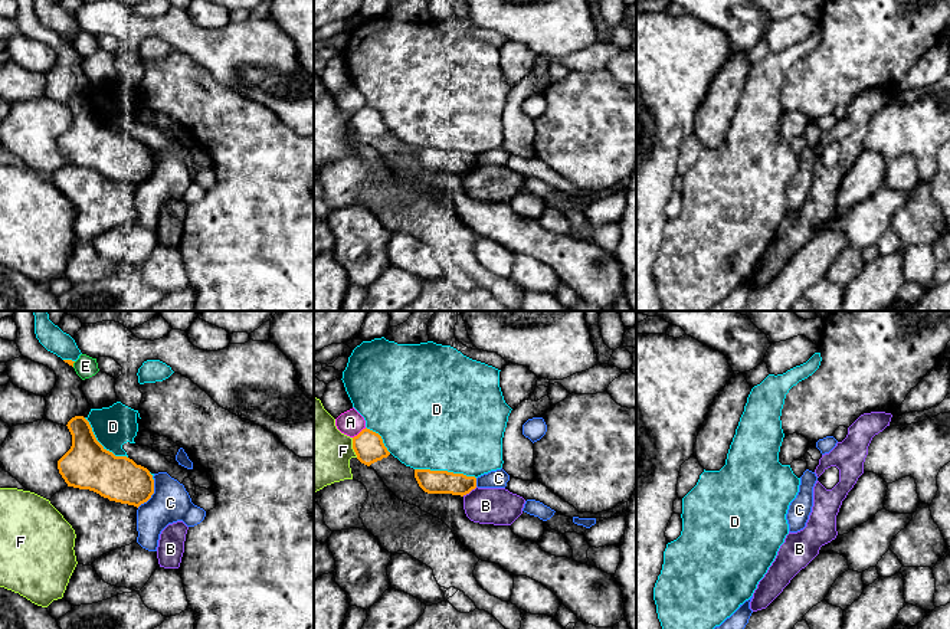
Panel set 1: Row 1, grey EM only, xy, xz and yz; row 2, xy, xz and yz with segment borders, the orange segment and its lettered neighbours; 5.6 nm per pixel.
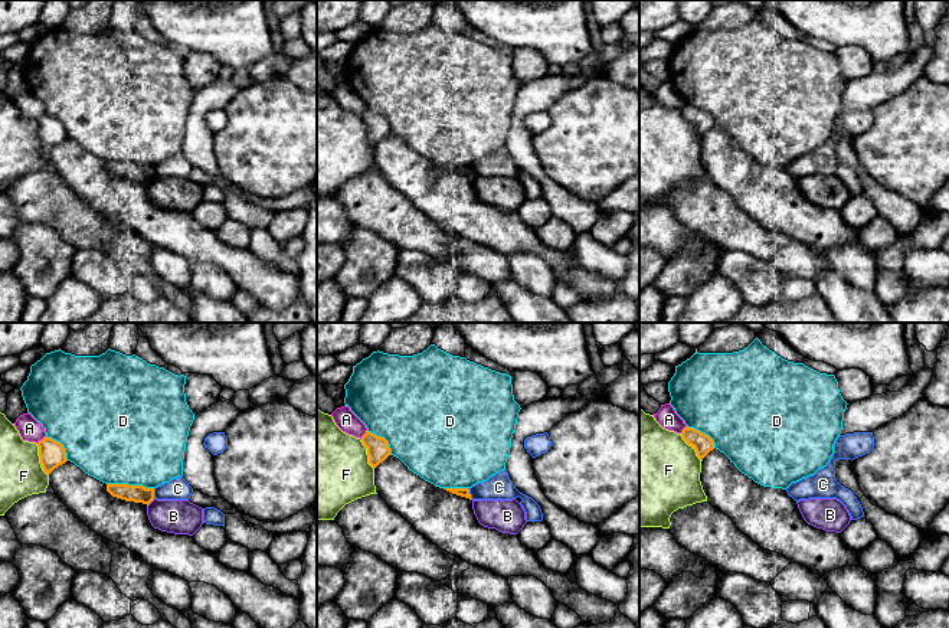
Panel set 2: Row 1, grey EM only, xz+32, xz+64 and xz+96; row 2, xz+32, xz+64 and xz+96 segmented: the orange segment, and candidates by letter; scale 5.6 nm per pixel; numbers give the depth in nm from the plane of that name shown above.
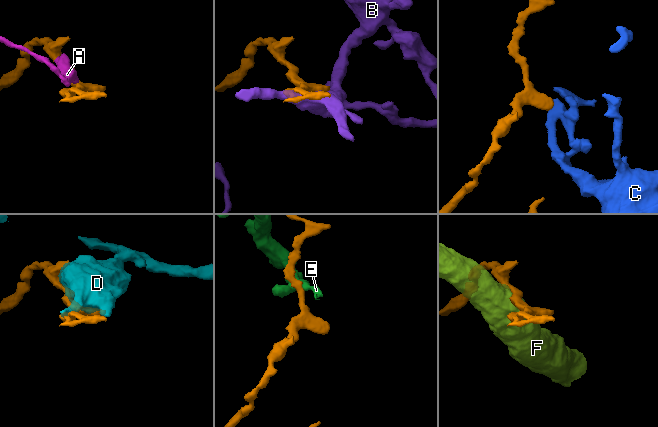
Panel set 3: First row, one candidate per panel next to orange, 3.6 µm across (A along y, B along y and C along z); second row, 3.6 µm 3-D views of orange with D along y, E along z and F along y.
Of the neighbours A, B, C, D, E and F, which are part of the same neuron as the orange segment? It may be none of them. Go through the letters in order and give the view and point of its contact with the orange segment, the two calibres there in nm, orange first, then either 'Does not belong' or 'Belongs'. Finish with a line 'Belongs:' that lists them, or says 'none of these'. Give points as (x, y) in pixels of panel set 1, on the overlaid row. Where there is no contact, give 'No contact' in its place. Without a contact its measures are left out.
A: Touches orange at xz (360, 432). Thickness 170 nm (orange) against 140 nm. Does not belong
B: Touches orange at xz (469, 491). Thickness 130 nm (orange) against 200 nm. Does not belong
C: Touches orange at xy (151, 494). Thickness 260 nm (orange) against 220 nm. Does not belong
D: Touches orange at xz (445, 471). Thickness 130 nm (orange) against 500 nm. Does not belong
E: Touches orange at xy (72, 364). Thickness 30 nm (orange) against 120 nm. Does not belong
F: Touches orange at xz (353, 448). Thickness 170 nm (orange) against 380 nm. Does not belong
Belongs: none of these

